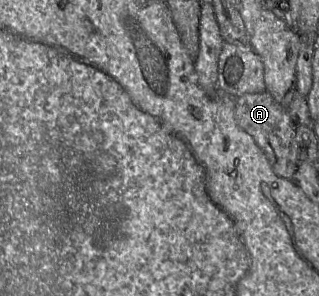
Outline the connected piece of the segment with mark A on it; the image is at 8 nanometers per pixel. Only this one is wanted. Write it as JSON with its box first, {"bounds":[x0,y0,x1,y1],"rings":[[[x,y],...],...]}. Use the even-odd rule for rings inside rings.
{"bounds":[235,91,300,180],"rings":[[[268,91],[244,94],[236,99],[235,119],[263,150],[274,173],[281,178],[292,180],[299,163],[300,147],[296,136],[296,125],[286,108]]]}

